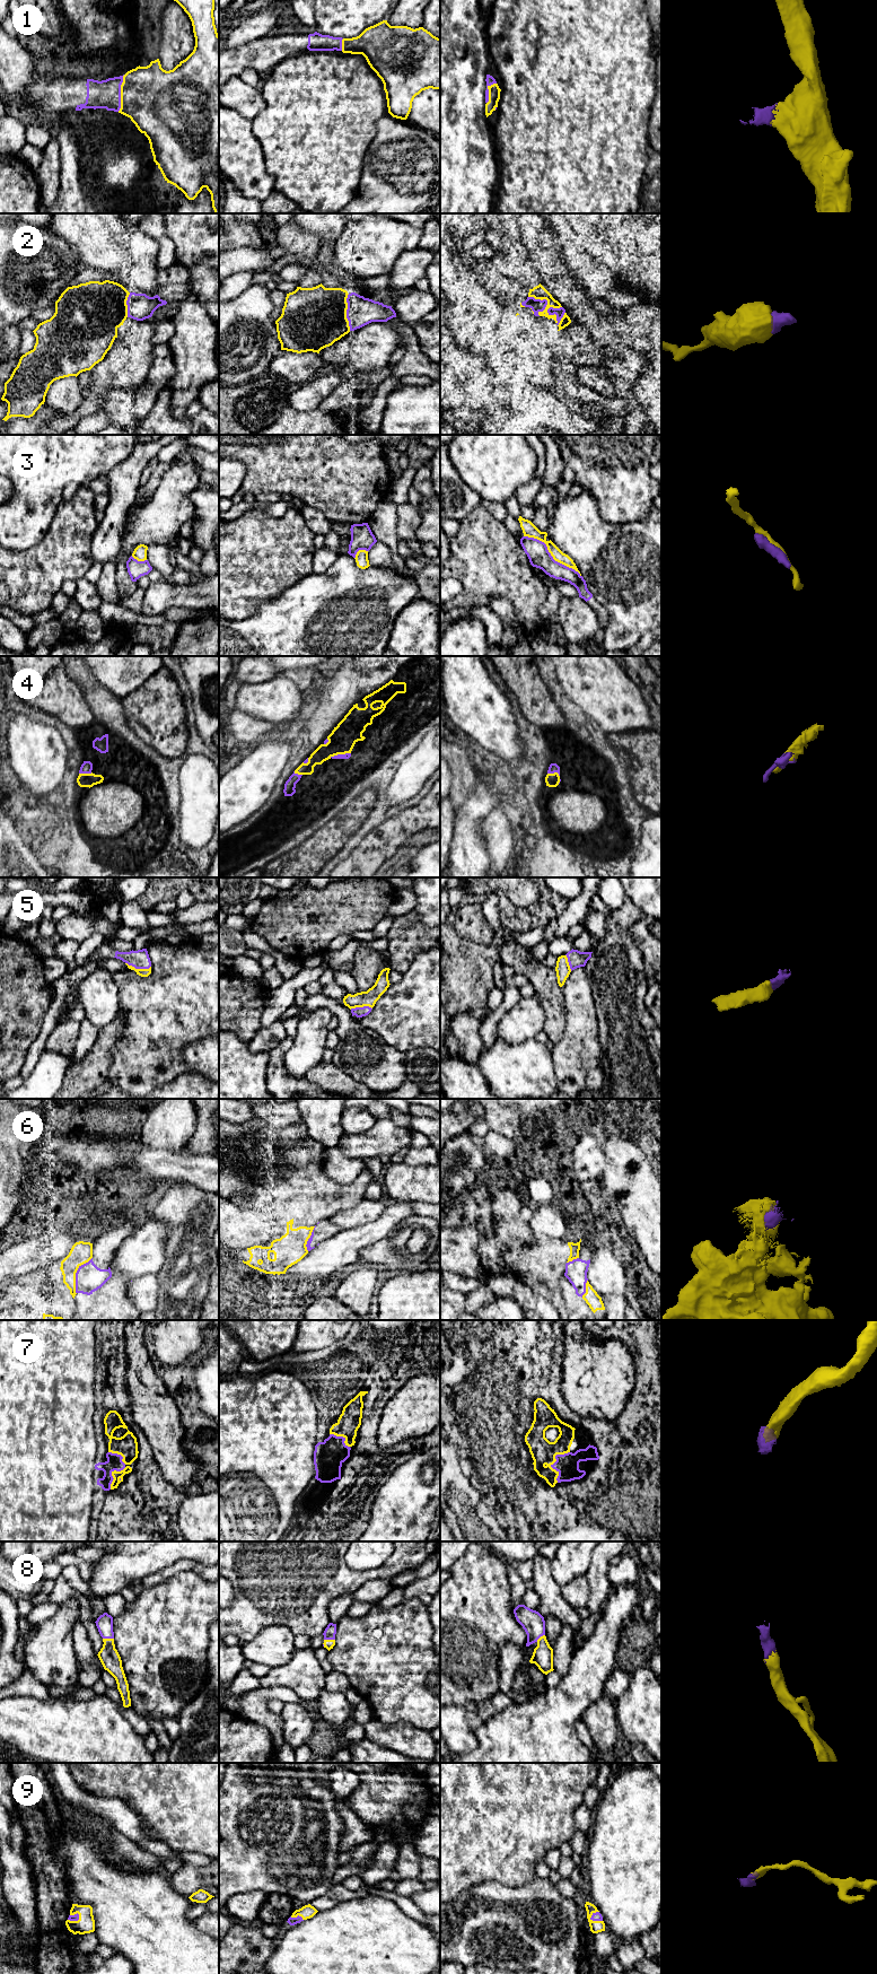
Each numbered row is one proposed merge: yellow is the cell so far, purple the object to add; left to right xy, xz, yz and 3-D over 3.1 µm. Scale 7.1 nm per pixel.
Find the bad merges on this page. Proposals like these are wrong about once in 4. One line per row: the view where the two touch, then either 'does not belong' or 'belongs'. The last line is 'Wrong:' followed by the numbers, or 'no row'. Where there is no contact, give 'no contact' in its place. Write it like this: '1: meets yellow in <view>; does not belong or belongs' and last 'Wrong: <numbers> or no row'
1: meets yellow in xy; belongs
2: meets yellow in yz; belongs
3: meets yellow in yz; does not belong
4: meets yellow in xz; belongs
5: meets yellow in xy; belongs
6: meets yellow in xy; does not belong
7: meets yellow in yz; belongs
8: meets yellow in xy; belongs
9: meets yellow in yz; belongs
Wrong: 3, 6

